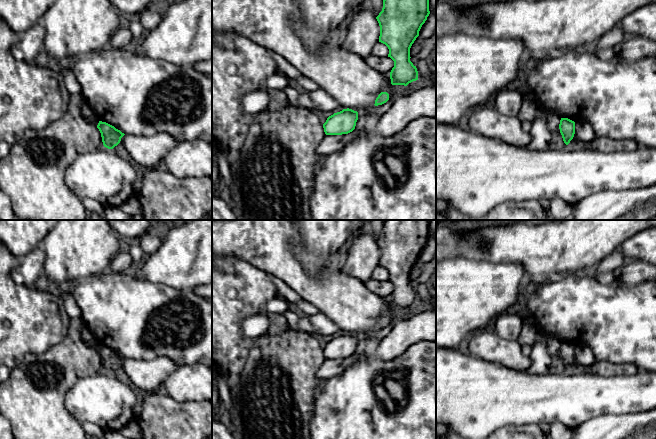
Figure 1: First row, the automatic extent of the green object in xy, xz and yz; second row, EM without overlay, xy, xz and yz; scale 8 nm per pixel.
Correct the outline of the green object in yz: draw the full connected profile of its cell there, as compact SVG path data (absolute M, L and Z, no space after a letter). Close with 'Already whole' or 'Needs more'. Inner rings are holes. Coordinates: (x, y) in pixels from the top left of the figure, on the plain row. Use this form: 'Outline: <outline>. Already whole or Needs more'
Outline: M561 342L559 353L564 367L568 369L575 358L575 346L568 342Z. Already whole

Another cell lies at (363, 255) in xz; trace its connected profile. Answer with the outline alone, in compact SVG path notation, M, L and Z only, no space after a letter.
M362 230L359 231L353 238L351 245L348 248L347 254L343 261L341 271L355 279L358 279L365 283L366 281L372 279L372 273L374 269L379 266L380 260L380 250L373 238L372 234L364 233Z

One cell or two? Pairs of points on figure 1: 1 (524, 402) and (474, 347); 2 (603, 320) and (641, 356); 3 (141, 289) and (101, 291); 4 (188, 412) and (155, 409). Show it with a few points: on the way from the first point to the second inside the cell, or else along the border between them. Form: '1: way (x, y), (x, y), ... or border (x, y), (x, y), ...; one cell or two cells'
1: border (468, 354), (500, 363), (508, 368); two cells
2: way (612, 327), (632, 347); one cell
3: way (131, 291), (111, 291); one cell
4: way (180, 412), (163, 412); one cell

